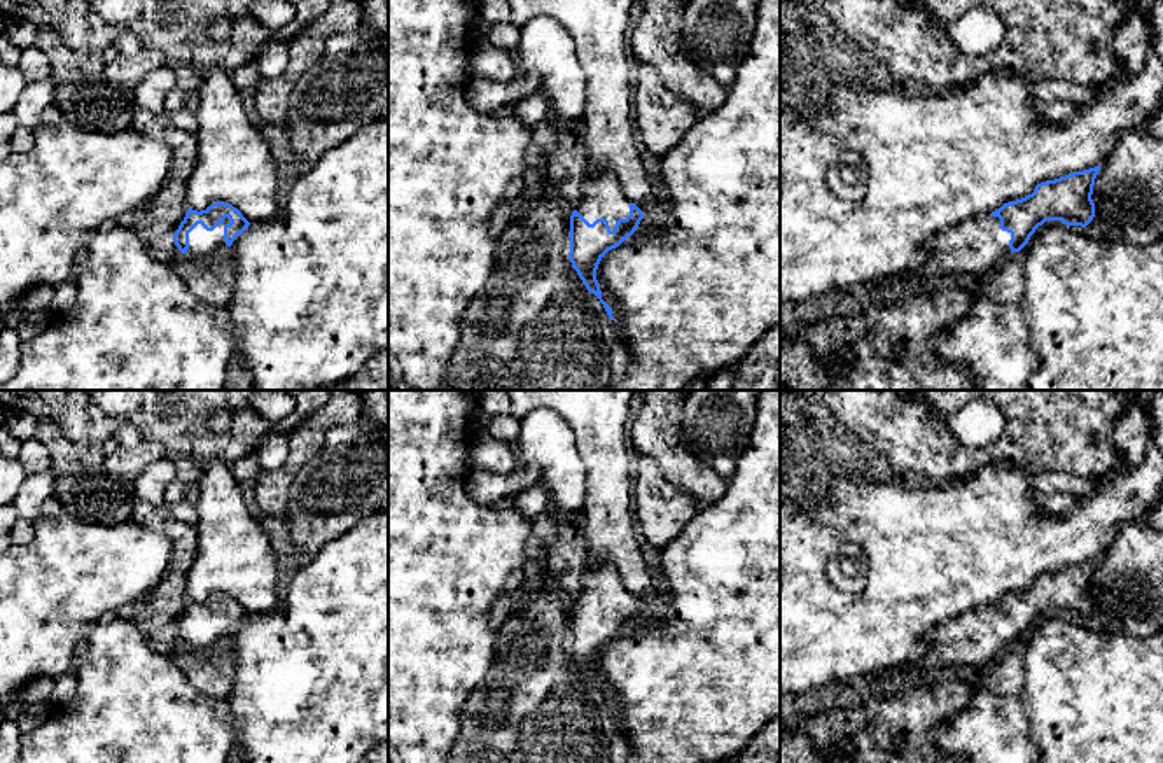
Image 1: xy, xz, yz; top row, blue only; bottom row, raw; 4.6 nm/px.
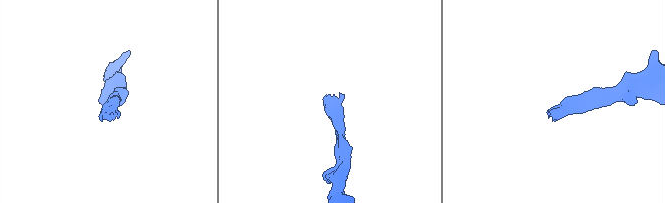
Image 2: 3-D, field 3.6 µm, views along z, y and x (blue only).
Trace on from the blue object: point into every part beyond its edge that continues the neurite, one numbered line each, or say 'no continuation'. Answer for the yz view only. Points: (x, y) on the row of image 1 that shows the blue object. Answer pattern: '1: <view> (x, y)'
1: yz (976, 245)

